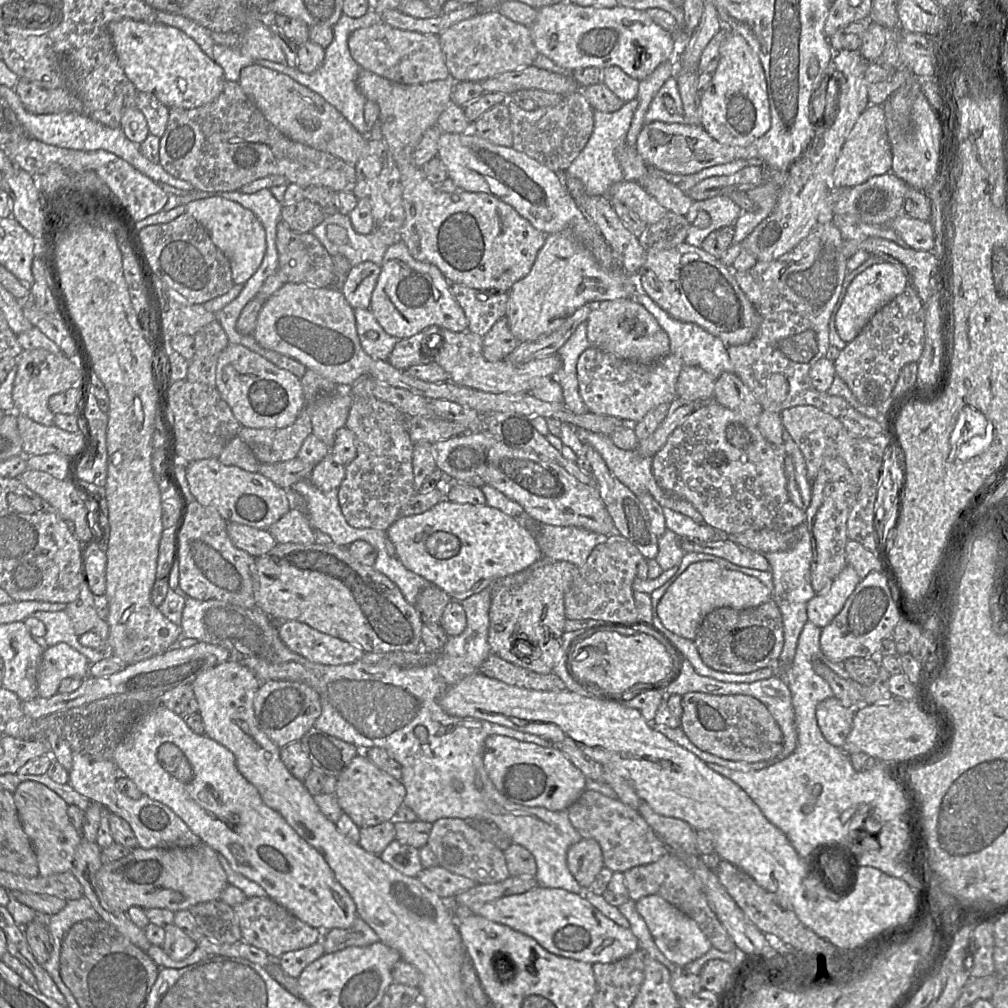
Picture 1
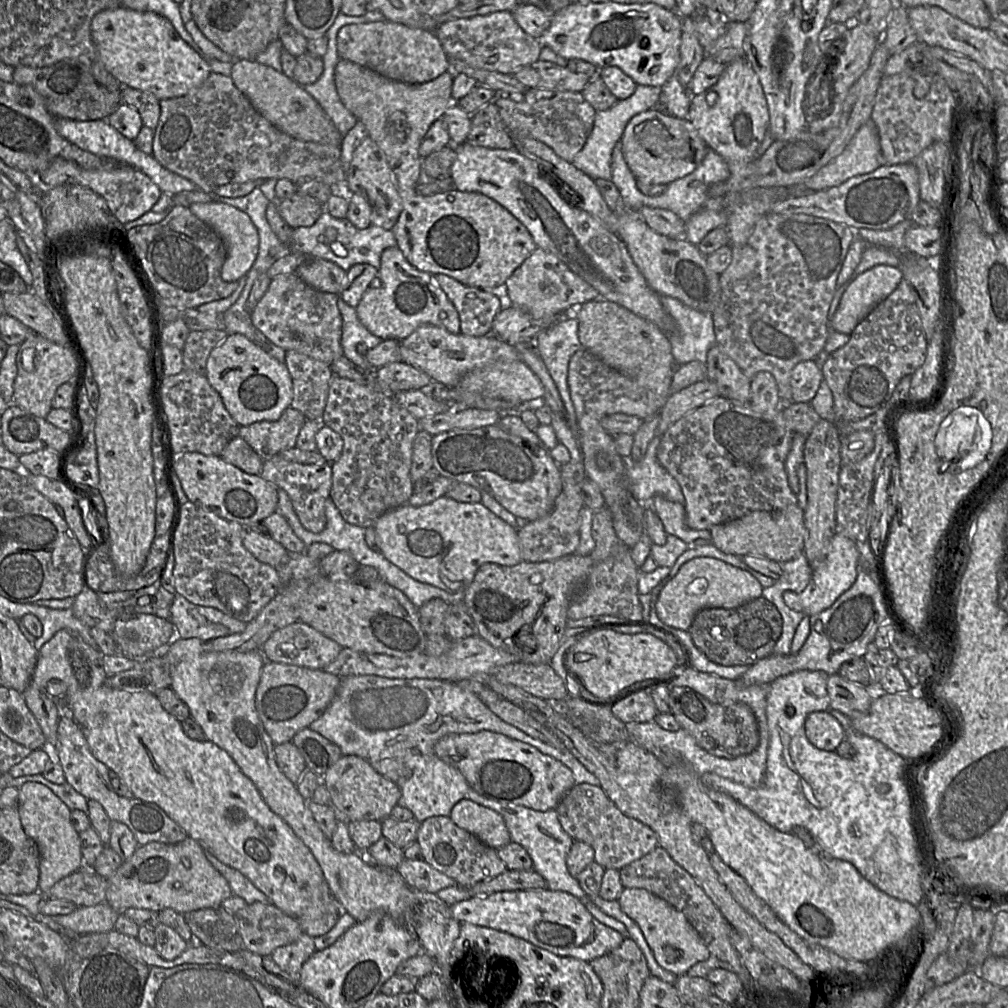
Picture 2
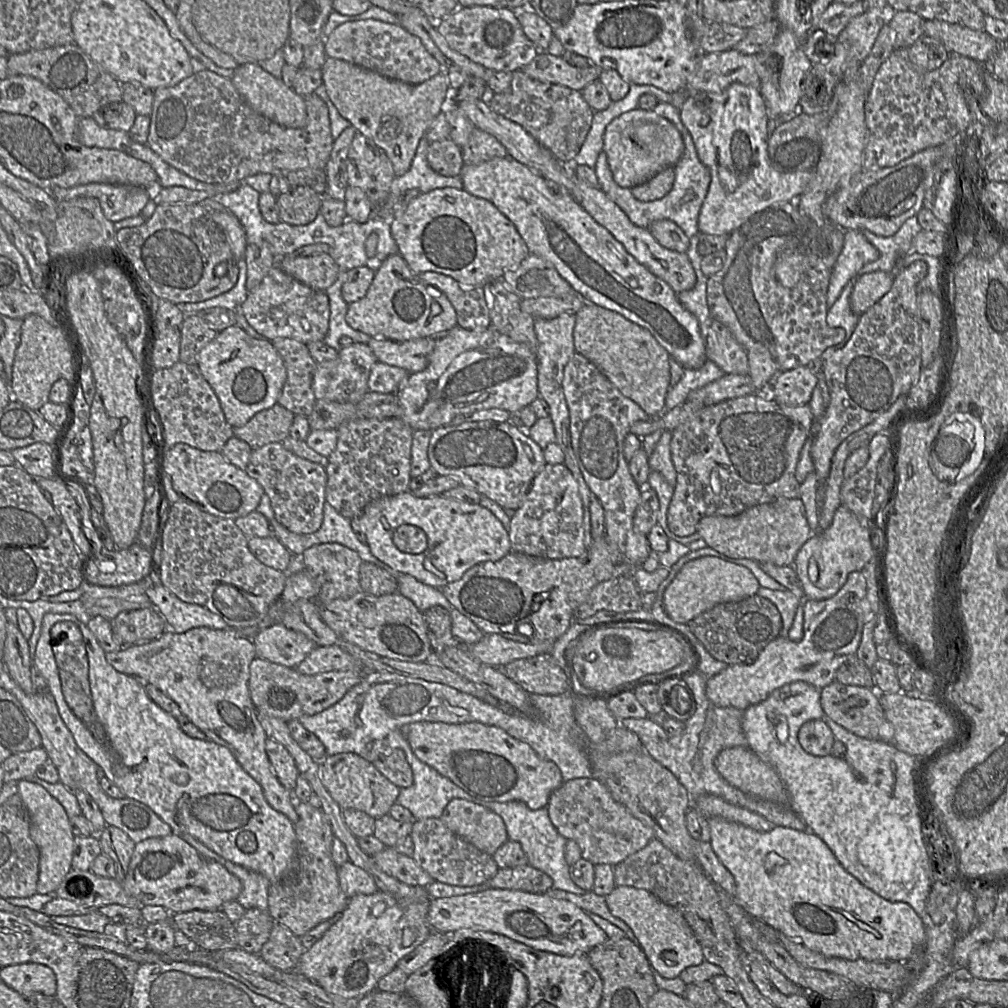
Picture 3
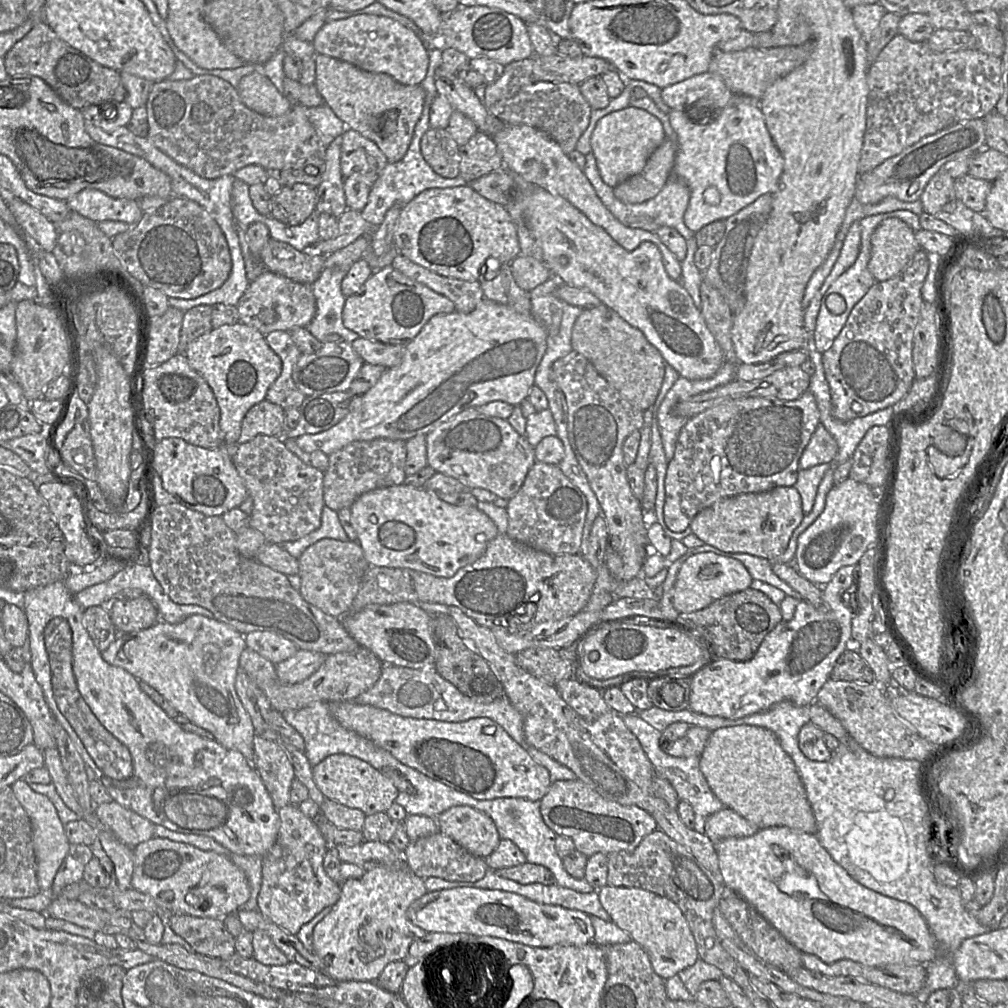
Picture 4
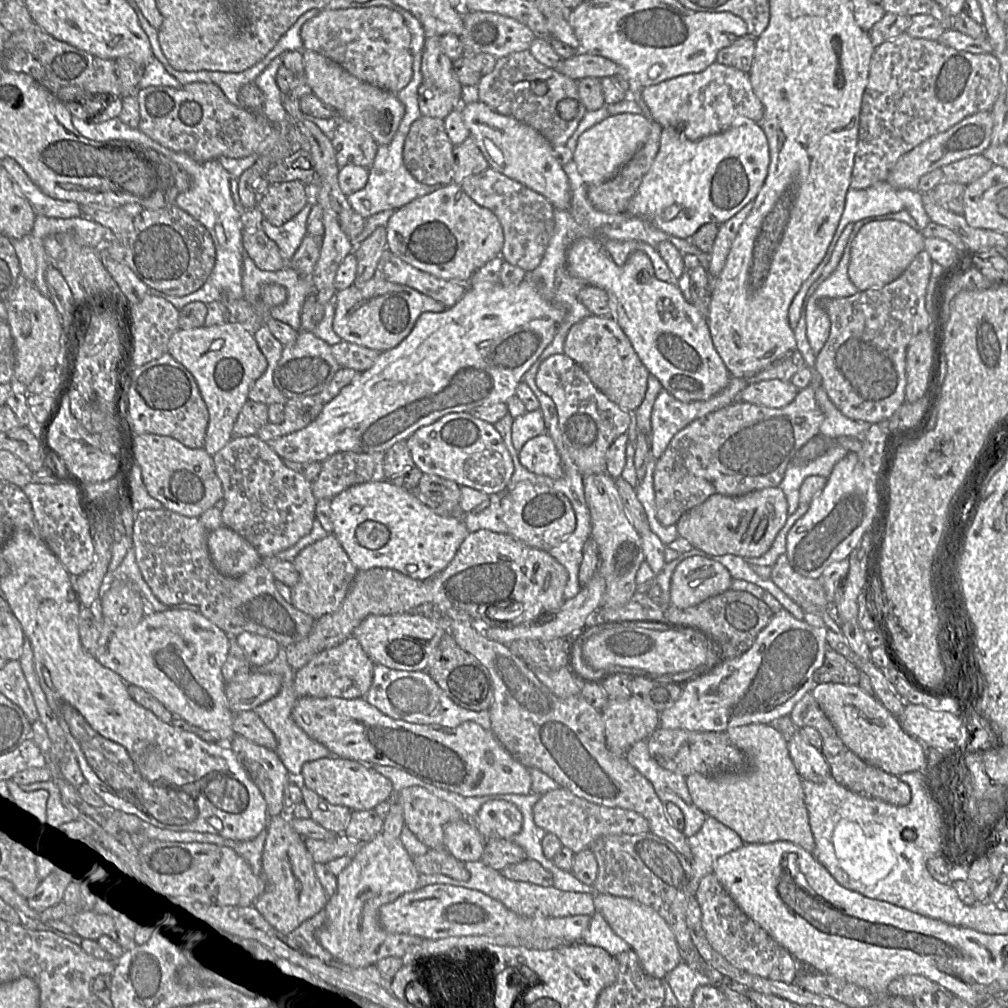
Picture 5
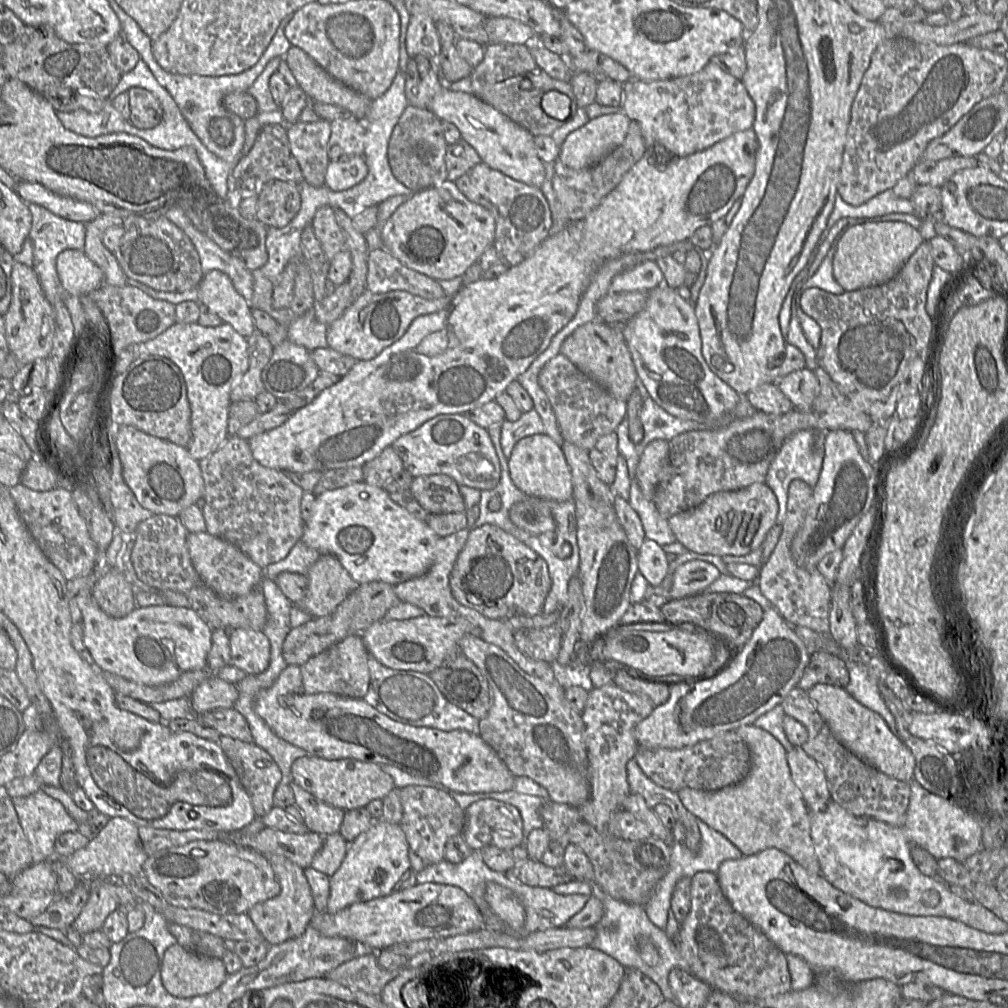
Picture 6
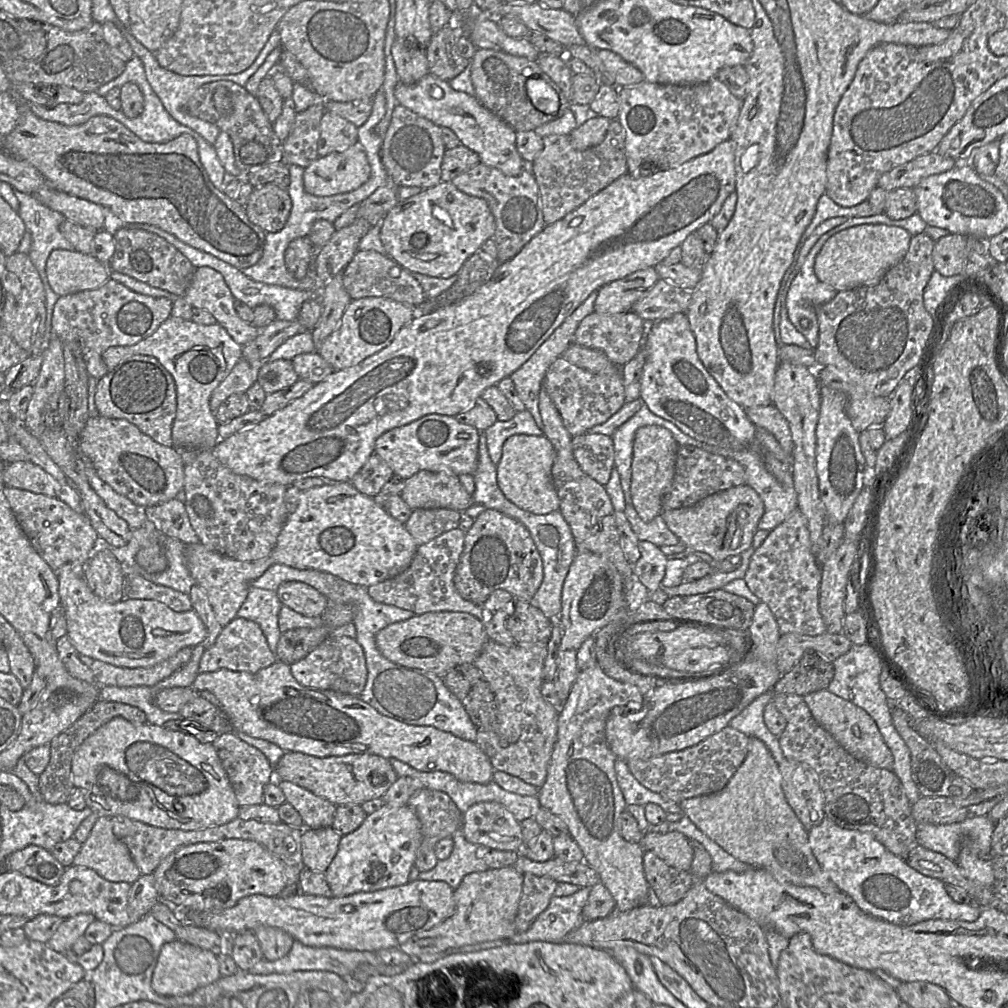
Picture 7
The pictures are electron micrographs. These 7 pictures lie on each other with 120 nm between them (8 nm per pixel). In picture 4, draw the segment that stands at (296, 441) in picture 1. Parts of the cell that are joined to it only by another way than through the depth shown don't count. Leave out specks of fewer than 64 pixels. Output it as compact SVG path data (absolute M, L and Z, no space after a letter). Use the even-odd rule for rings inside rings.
M267 400L252 406L241 424L238 444L243 444L258 435L279 436L283 432L284 409Z

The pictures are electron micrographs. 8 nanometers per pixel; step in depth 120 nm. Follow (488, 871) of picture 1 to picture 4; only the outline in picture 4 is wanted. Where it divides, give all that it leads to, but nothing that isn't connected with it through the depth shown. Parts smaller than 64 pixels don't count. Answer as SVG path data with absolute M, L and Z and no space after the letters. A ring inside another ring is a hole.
M440 832L410 841L403 851L403 857L408 868L422 879L437 877L447 881L475 882L482 879L488 870L484 858L470 854L451 838Z

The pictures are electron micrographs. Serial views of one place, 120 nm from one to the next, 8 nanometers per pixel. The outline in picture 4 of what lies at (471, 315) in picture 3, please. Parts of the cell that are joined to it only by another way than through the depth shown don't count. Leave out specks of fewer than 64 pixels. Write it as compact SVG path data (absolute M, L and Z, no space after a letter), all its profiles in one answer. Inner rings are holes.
M401 254L393 259L391 266L408 278L451 300L457 312L470 313L484 299L478 280L468 282L439 275L410 261Z

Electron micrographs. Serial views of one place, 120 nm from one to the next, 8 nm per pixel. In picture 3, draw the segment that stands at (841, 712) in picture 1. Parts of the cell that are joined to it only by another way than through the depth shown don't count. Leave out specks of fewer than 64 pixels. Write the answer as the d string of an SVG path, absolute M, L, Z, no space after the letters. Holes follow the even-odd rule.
M816 719L809 720L801 726L798 740L807 753L823 757L831 754L835 737L822 719Z

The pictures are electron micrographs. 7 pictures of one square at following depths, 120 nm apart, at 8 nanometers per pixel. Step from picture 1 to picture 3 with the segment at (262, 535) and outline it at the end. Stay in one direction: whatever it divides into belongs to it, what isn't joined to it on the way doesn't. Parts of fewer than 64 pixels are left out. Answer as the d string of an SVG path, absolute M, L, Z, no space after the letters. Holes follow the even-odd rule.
M250 537L248 549L261 563L283 572L286 572L293 556L275 537Z

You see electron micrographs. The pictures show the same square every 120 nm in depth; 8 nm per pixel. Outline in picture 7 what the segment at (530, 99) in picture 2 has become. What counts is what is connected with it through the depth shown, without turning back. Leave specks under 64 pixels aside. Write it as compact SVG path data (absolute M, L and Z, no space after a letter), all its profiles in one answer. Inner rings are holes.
M477 48L471 60L471 80L475 88L475 97L483 106L516 131L534 131L539 126L557 119L557 113L545 114L532 104L525 88L526 81L530 77L541 78L554 89L557 88L557 85L541 69L537 61L525 57L492 49Z

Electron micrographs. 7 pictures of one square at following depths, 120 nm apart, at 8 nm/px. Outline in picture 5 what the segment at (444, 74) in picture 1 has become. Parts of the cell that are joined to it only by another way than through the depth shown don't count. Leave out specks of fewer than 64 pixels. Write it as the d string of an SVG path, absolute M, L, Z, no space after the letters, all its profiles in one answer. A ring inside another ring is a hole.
M385 6L323 9L303 24L300 35L305 50L331 59L351 75L381 89L397 93L412 79L410 30L398 12Z

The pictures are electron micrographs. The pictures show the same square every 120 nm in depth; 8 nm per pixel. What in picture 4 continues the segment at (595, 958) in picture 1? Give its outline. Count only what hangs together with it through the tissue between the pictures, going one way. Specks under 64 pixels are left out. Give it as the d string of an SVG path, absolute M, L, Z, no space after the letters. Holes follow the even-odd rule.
M457 887L428 891L408 907L407 917L427 933L492 936L533 947L584 945L594 937L590 915L559 905L537 903L519 894L498 889Z

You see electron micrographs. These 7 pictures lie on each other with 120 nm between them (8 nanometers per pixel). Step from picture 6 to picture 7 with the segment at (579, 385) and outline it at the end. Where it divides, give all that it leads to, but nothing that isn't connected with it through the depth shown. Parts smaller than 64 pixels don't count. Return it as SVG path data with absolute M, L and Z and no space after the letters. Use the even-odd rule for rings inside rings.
M563 356L549 366L543 386L572 437L606 422L626 402L621 370L612 375L593 373L577 367Z

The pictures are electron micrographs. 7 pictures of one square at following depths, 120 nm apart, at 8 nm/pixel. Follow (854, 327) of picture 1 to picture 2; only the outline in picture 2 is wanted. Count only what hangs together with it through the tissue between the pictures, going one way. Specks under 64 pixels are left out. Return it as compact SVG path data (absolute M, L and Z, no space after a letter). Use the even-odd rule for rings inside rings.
M885 264L859 274L845 289L832 319L832 327L850 335L858 323L896 289L902 278L899 268Z

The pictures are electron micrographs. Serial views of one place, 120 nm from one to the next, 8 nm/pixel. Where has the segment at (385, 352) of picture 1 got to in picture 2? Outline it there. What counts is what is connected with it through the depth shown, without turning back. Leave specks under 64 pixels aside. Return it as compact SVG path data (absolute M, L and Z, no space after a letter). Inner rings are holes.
M340 295L338 296L337 306L342 317L341 347L343 355L363 370L376 370L356 350L356 346L358 343L364 343L367 349L372 349L383 340L370 333L362 325L358 319L356 309L348 305Z

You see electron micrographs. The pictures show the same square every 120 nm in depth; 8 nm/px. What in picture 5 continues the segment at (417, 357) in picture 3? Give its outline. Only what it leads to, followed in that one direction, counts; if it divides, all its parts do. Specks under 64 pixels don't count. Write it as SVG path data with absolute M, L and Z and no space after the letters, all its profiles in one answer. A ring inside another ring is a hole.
M341 341L331 348L332 355L341 368L363 372L373 366L380 352L354 343Z

